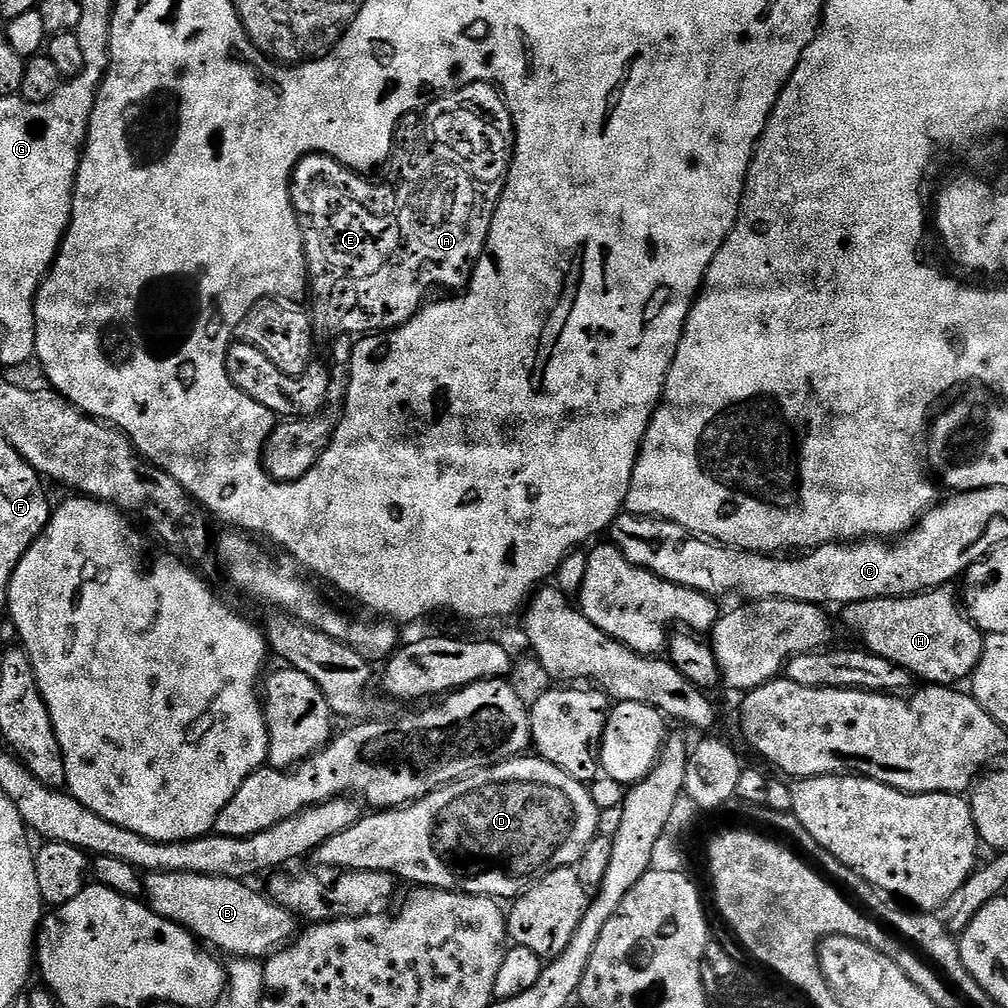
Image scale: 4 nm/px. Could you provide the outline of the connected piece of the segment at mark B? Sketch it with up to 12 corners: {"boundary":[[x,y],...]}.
{"boundary":[[149,872],[152,911],[232,958],[267,958],[298,920],[243,880]]}

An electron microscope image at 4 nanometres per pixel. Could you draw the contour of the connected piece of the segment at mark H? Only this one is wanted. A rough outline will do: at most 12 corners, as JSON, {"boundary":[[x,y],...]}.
{"boundary":[[955,587],[843,609],[861,645],[928,686],[967,681],[985,633]]}

